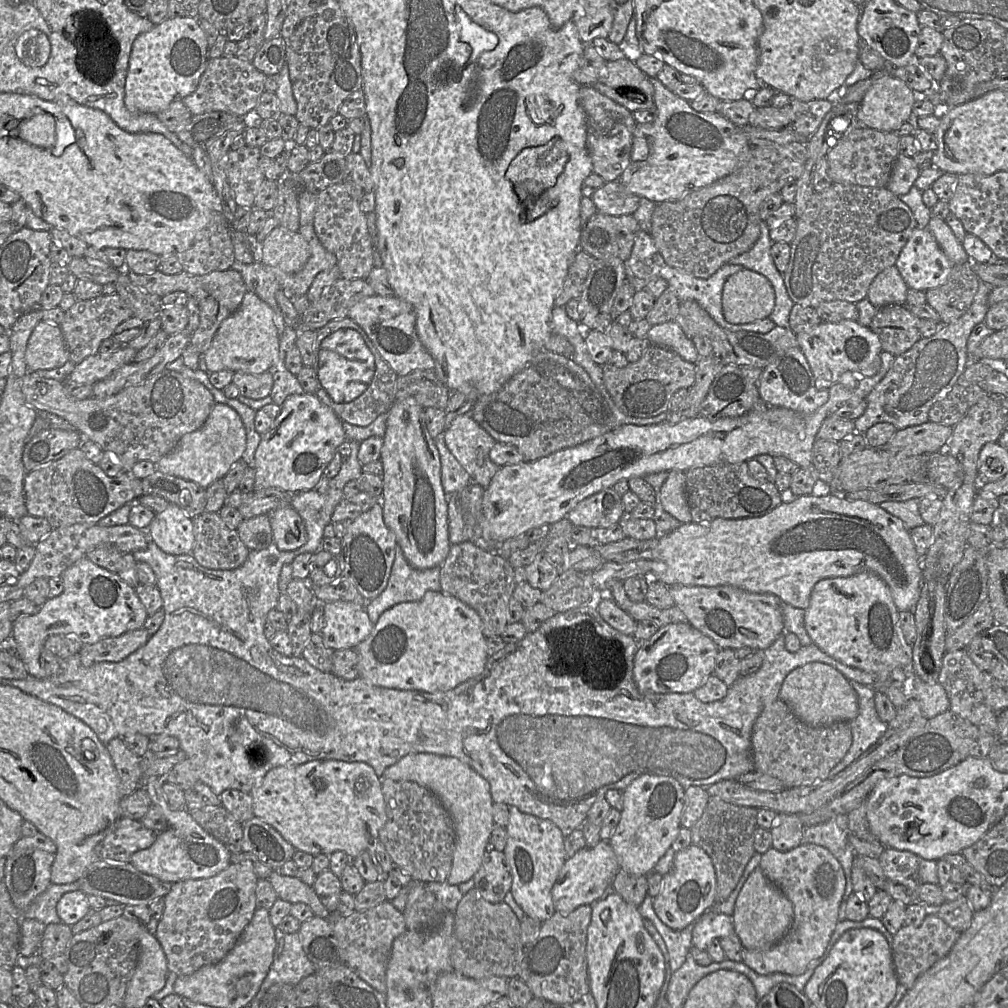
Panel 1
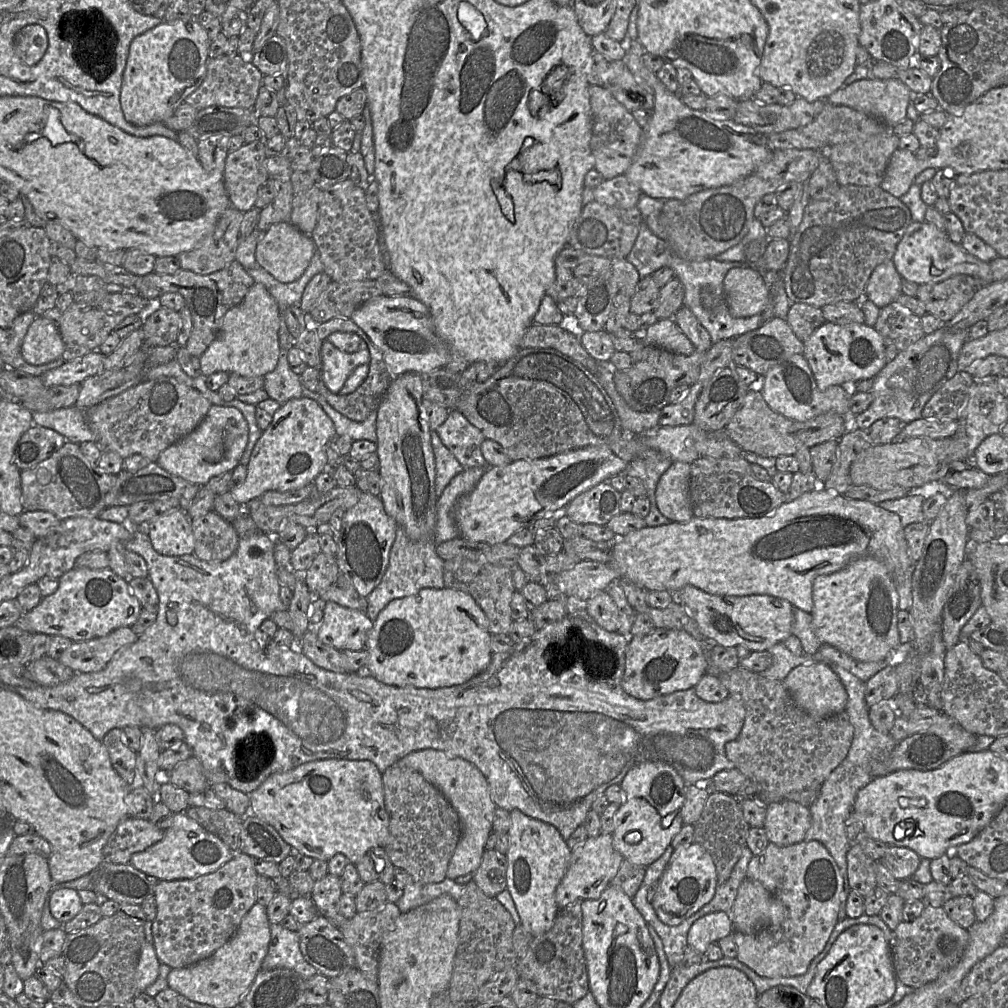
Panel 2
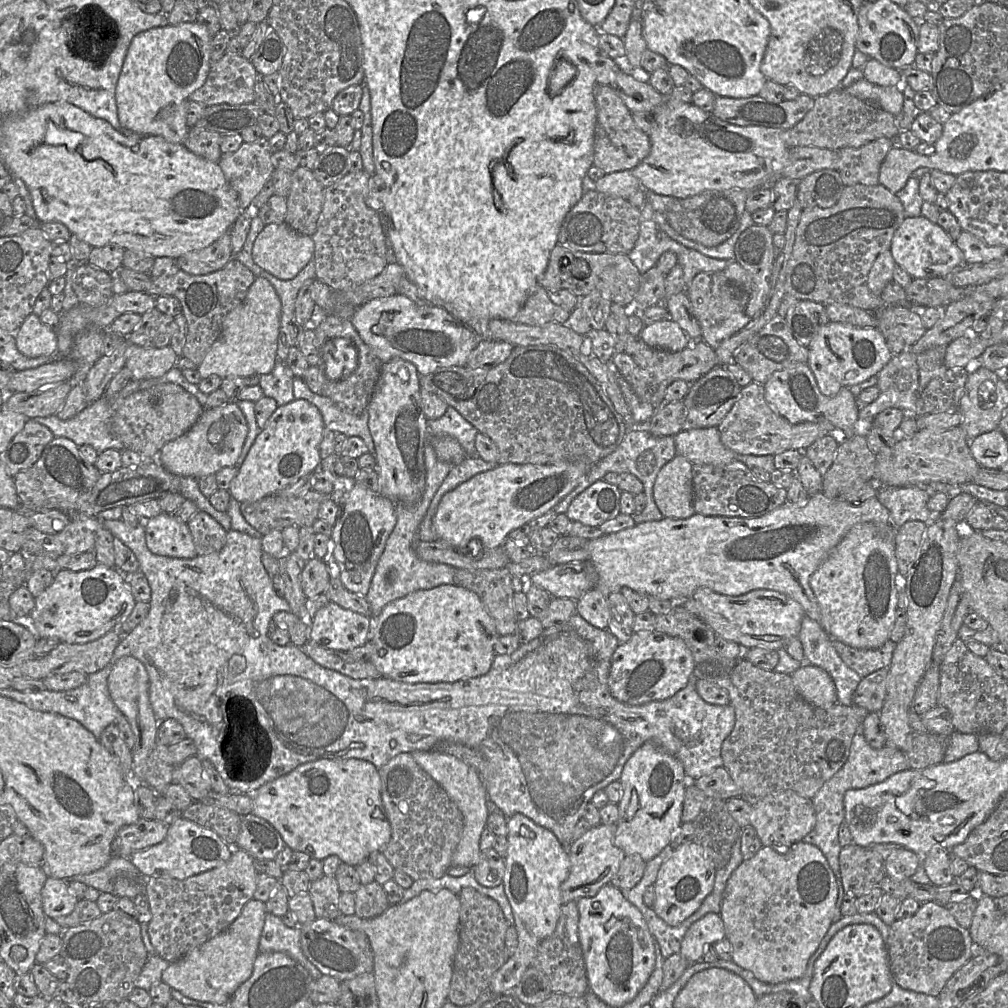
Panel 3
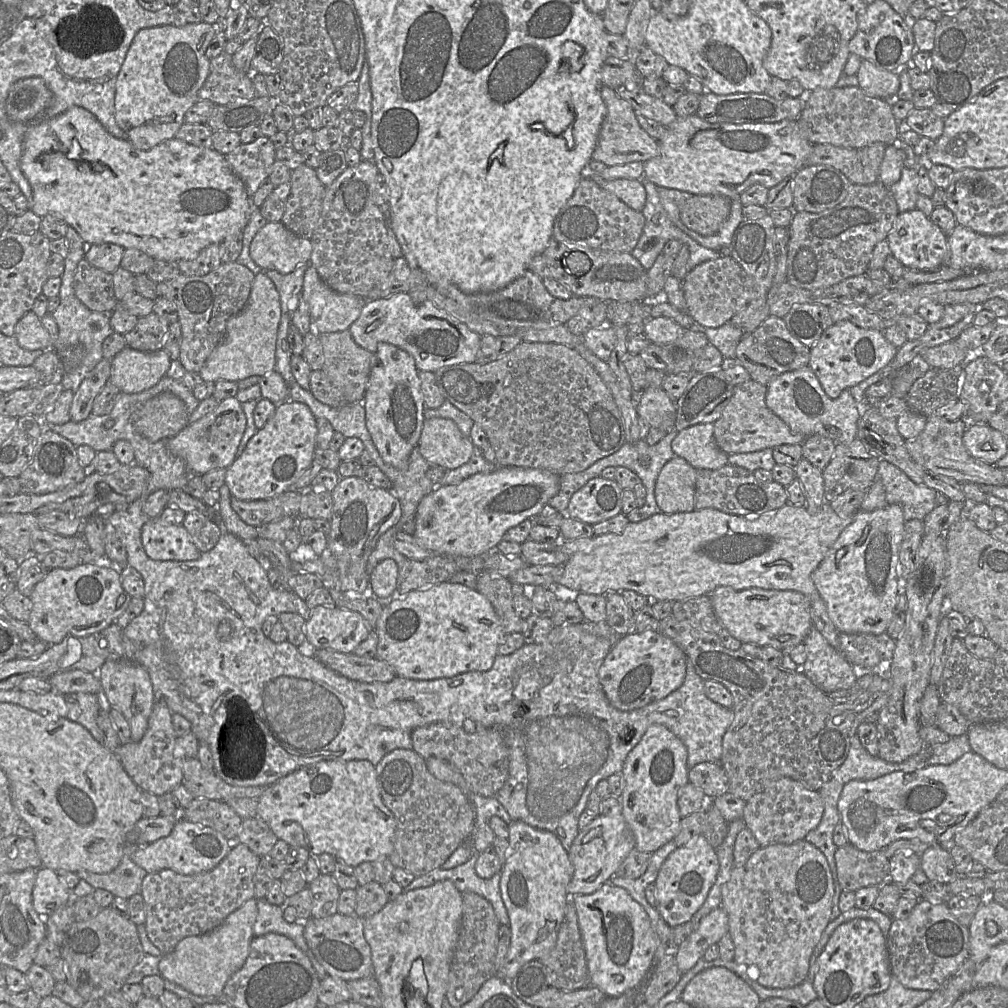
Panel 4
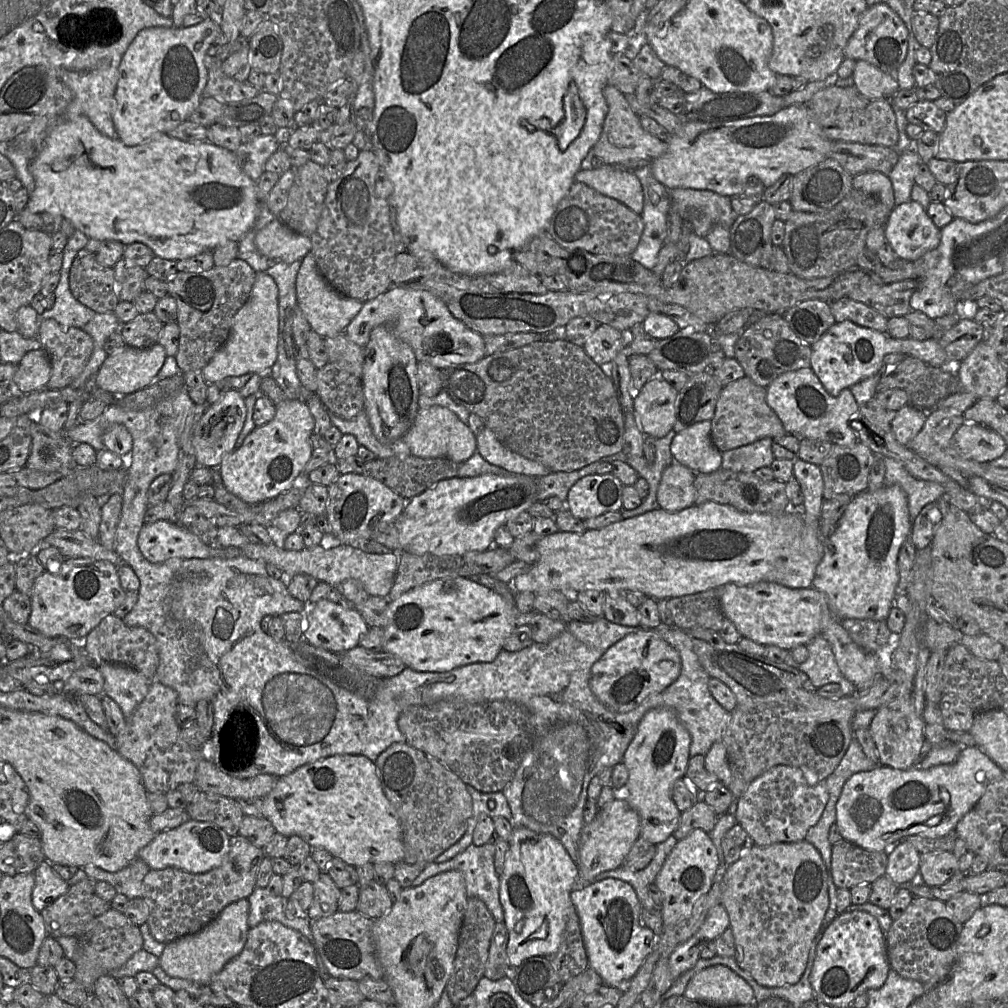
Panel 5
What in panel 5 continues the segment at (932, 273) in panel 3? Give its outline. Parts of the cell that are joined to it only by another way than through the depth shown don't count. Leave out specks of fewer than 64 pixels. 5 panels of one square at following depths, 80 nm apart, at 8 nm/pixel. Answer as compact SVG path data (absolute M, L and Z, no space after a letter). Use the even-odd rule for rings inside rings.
M910 200L892 209L885 239L899 258L914 262L939 245L941 233L926 209Z

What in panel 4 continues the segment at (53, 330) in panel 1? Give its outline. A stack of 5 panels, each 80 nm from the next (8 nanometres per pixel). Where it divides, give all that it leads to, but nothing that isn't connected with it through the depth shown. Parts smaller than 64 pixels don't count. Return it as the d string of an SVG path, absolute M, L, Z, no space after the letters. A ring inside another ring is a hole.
M33 310L27 312L18 321L14 336L19 345L26 350L54 350L49 332Z

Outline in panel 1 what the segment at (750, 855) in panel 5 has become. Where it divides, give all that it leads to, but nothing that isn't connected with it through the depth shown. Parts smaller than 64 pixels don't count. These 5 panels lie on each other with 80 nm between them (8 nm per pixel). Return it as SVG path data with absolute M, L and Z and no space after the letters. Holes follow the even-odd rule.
M801 844L785 852L771 847L762 854L758 867L791 901L794 919L788 933L774 946L765 950L744 948L742 962L761 975L801 975L811 961L824 954L839 921L839 909L846 888L844 870L827 848L816 844Z

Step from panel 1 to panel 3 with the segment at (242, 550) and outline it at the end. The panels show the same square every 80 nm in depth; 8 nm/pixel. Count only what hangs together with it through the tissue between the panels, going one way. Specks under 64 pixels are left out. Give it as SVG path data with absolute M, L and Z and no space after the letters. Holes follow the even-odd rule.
M198 511L187 526L198 556L219 552L225 546L227 531L209 514Z

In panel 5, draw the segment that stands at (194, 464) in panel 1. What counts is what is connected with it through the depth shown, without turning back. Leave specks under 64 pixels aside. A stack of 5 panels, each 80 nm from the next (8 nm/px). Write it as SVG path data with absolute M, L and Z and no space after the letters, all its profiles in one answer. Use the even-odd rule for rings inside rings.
M232 388L222 399L209 406L193 431L192 445L195 450L196 467L219 467L222 459L236 449L236 441L245 419L245 400L239 390Z

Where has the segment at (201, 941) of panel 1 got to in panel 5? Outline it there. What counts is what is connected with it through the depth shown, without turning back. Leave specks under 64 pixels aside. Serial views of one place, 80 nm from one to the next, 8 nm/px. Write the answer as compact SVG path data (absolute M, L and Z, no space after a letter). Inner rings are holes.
M238 834L230 838L230 851L223 863L210 871L195 874L173 867L151 869L143 879L142 896L148 906L146 923L151 935L166 945L199 932L226 906L247 899L256 888L256 874L264 857L264 849Z

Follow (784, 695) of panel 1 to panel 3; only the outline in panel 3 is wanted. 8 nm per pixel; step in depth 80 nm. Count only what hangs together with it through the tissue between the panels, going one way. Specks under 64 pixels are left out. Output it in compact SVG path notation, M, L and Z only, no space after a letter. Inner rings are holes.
M801 666L791 674L798 693L810 704L828 708L838 703L836 687L831 676L814 666Z

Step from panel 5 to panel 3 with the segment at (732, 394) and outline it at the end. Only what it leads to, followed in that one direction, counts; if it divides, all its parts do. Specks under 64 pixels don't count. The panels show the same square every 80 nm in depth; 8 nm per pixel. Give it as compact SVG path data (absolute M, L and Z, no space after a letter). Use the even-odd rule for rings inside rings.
M756 382L741 388L738 399L717 428L727 448L736 454L757 456L774 456L787 450L804 451L817 439L831 433L818 423L790 423L766 402L764 387Z

